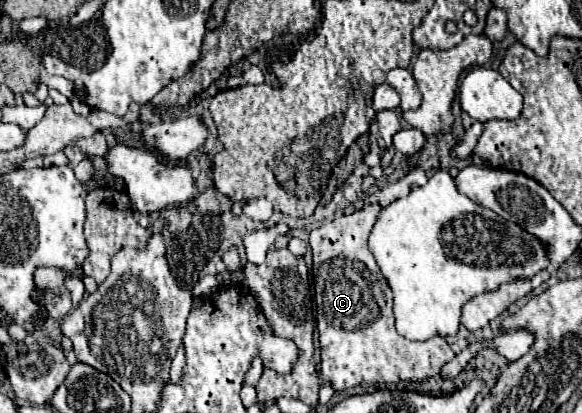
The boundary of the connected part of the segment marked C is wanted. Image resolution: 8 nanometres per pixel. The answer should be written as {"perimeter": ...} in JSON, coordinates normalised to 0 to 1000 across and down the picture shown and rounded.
{"perimeter":[[[636,494],[605,518],[588,518],[533,562],[533,600],[540,610],[543,789],[553,838],[550,901],[577,949],[608,935],[729,925],[753,910],[756,891],[780,867],[777,843],[756,814],[732,828],[704,828],[677,799],[674,702],[632,600],[632,567],[653,508],[656,499]]]}

